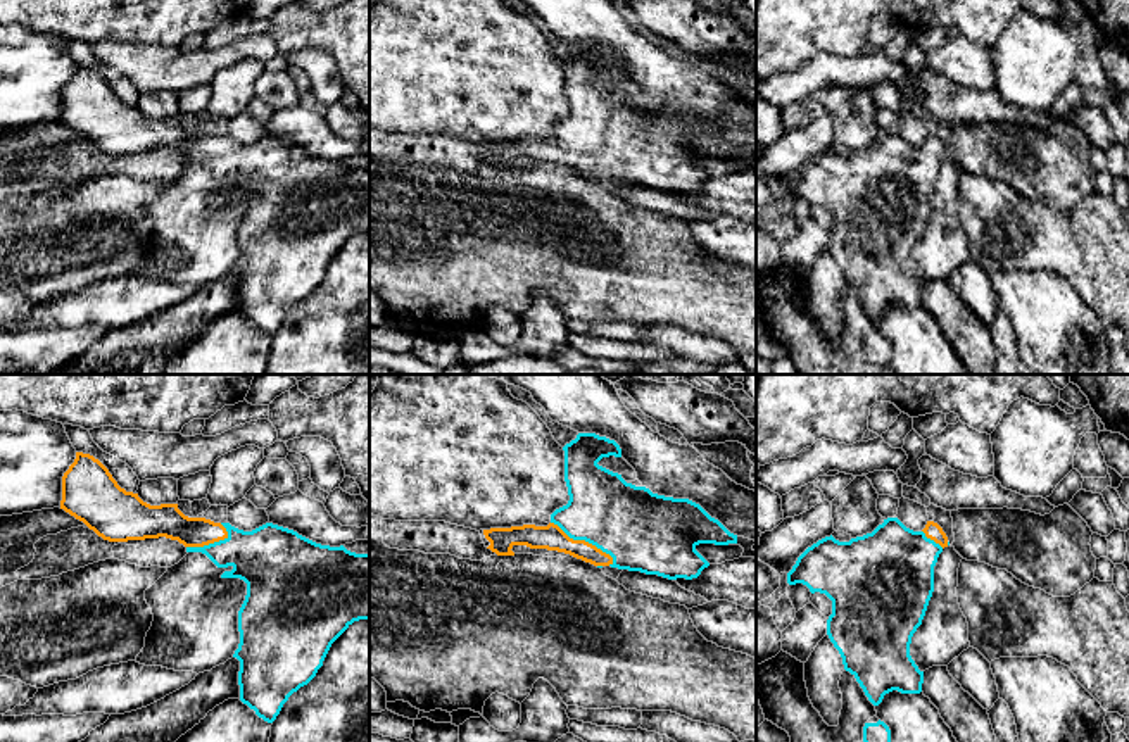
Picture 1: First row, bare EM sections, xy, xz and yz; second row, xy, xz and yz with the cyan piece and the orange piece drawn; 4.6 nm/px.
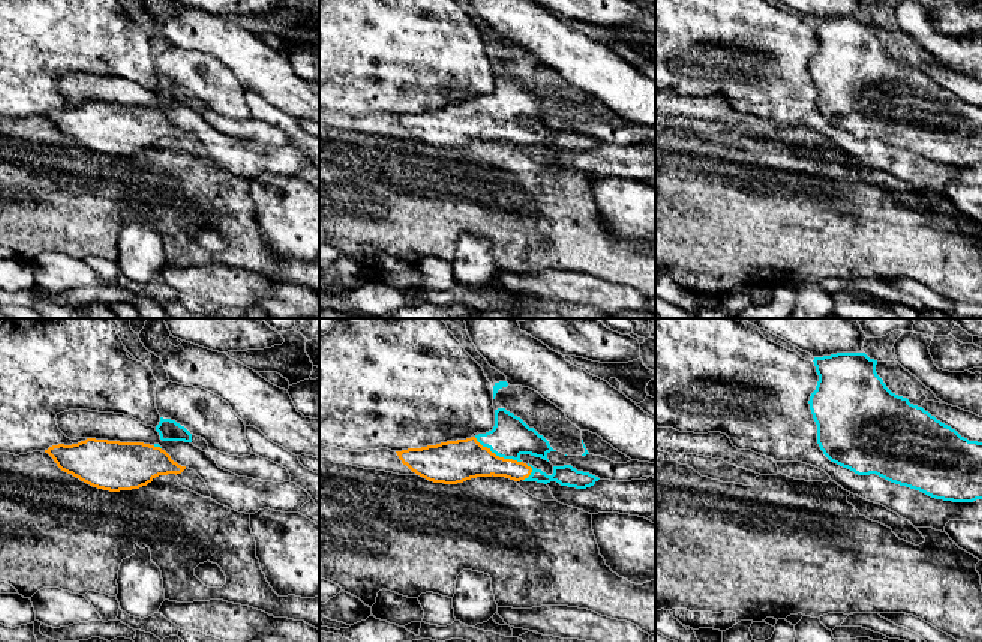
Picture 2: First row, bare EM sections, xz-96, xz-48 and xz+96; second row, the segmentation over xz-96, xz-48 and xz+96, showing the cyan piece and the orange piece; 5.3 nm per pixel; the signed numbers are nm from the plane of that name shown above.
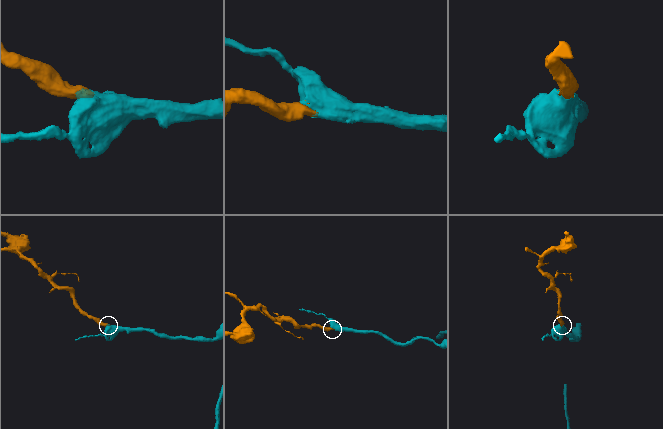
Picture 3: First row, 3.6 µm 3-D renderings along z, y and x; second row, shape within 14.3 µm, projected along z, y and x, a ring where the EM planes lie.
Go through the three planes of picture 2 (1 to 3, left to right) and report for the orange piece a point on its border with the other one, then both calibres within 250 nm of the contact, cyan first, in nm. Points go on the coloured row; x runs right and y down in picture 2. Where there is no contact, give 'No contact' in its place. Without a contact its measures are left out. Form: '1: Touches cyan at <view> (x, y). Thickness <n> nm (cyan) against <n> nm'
1: Touches cyan at xz-96 (158, 446). Thickness 20 nm (cyan) against 260 nm
2: Touches cyan at xz-48 (498, 455). Thickness 220 nm (cyan) against 220 nm
3: No contact

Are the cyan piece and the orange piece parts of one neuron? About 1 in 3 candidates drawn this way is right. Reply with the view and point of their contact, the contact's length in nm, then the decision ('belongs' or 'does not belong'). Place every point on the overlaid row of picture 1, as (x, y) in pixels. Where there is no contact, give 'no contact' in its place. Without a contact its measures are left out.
contact xz (584, 539); length 360 nm; belongs

